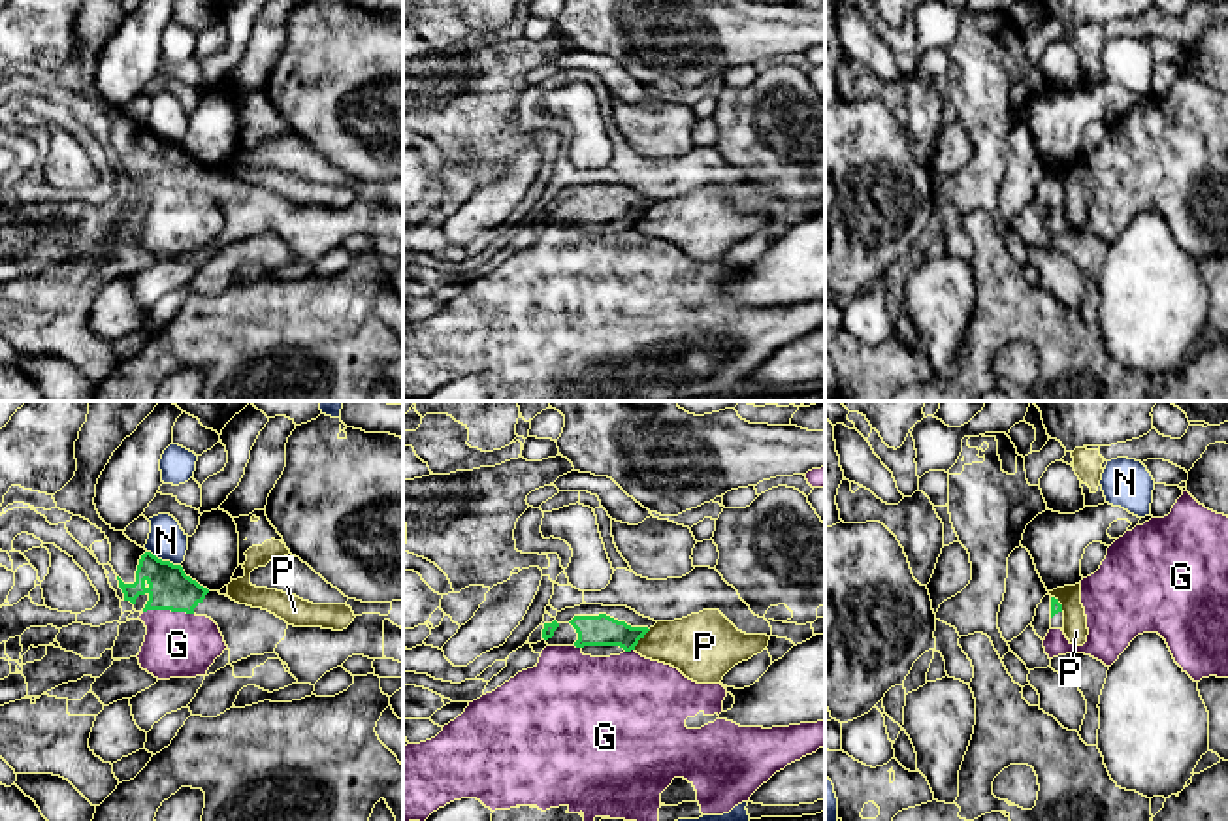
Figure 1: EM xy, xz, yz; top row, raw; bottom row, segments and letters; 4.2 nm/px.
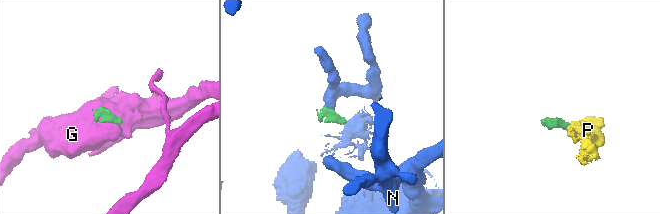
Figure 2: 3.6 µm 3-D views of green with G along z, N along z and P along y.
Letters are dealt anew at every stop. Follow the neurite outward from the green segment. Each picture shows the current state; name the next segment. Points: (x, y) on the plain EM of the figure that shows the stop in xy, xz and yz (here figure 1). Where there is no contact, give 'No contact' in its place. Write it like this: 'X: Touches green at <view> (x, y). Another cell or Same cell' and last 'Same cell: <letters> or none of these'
G: Touches green at xy (168, 187). Another cell
N: Touches green at xy (164, 140). Another cell
P: Touches green at xz (641, 215). Another cell
Same cell: none of these

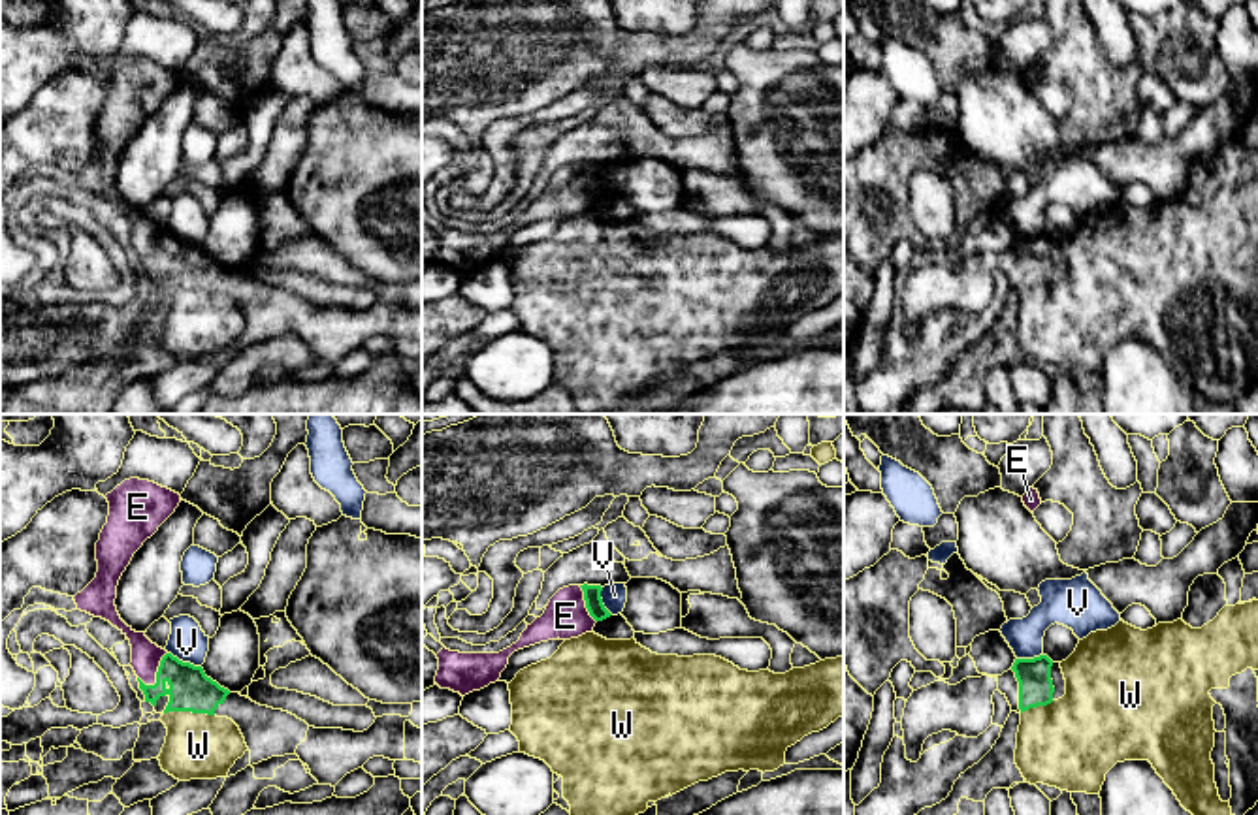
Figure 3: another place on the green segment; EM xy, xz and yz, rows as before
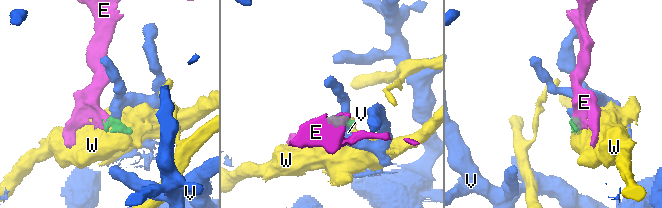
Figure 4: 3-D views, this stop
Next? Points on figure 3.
E: Touches green at xy (157, 251). Same cell
V: Touches green at xy (185, 241). Another cell
W: Touches green at xy (189, 288). Another cell
Same cell: E

